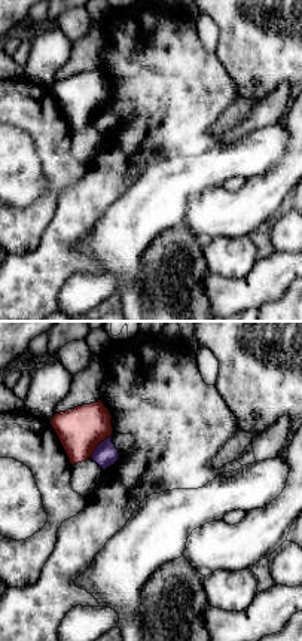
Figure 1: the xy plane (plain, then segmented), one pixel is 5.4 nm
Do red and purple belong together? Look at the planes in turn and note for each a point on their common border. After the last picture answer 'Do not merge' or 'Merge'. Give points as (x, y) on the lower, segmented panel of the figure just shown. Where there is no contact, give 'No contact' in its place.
Touches red at (98, 443)

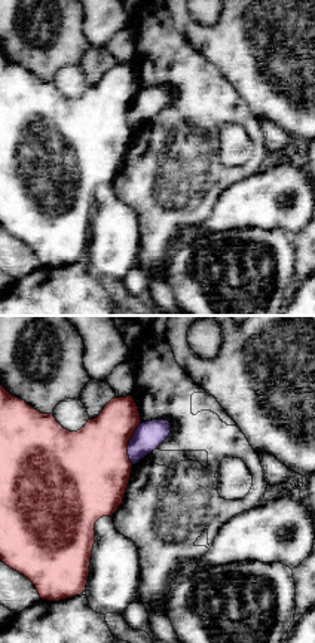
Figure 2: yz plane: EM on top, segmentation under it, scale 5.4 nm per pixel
Touches red at (128, 444)

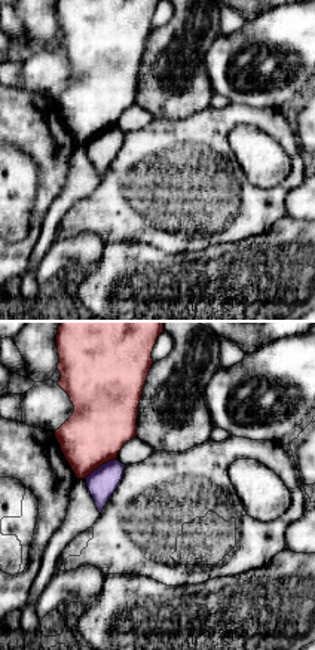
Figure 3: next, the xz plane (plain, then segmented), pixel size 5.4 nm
Touches red at (100, 466)

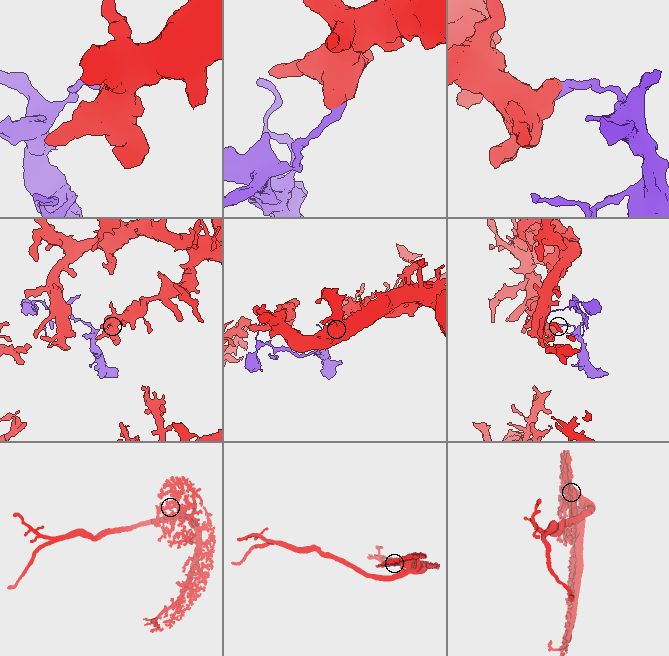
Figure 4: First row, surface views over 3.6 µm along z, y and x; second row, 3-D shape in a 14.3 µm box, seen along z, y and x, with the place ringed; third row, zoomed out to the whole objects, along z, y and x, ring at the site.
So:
Do not merge

